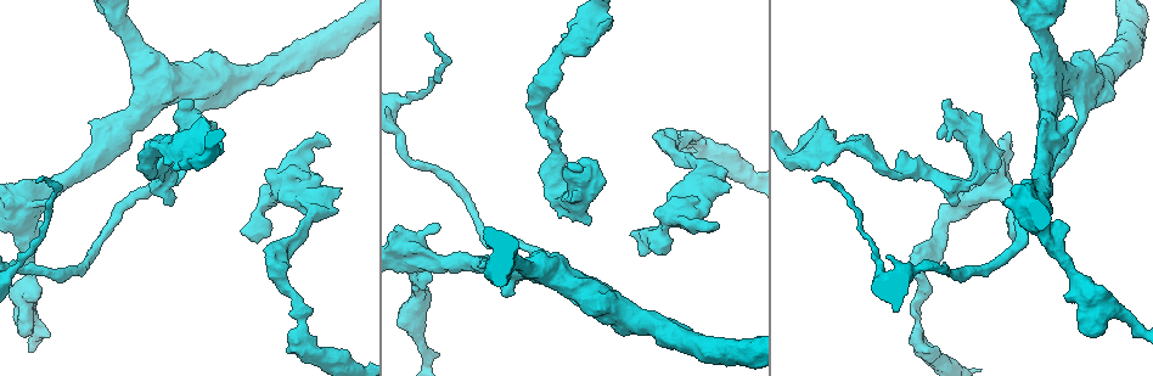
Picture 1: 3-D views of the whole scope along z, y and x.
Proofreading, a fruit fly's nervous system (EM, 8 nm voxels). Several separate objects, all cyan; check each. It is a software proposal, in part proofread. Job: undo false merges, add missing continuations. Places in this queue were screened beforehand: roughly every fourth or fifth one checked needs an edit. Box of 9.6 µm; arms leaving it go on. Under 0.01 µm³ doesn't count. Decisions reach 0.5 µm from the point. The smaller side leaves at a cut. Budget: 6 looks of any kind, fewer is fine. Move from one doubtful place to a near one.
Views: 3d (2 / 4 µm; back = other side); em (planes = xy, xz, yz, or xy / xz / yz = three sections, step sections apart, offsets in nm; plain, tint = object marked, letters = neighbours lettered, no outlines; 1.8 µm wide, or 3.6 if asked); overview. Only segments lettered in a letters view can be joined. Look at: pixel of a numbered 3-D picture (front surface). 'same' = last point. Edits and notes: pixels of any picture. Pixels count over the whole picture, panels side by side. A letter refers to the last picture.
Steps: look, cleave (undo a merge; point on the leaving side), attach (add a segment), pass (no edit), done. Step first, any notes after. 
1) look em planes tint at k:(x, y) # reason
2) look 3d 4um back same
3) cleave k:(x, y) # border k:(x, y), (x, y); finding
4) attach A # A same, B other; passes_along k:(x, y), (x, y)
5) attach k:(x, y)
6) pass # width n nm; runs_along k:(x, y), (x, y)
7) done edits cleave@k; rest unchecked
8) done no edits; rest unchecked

look 3d 4um at 1:(570, 163) # free end

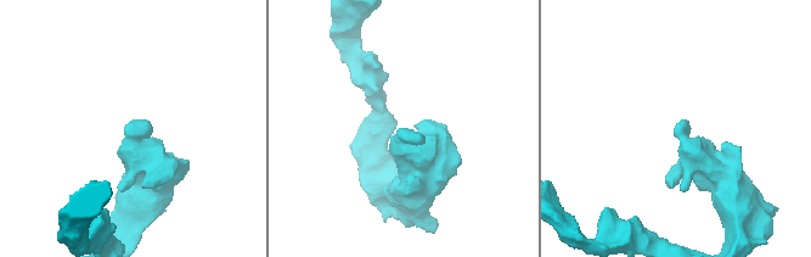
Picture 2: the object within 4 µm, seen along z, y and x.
look em planes letters at 2:(676, 128)

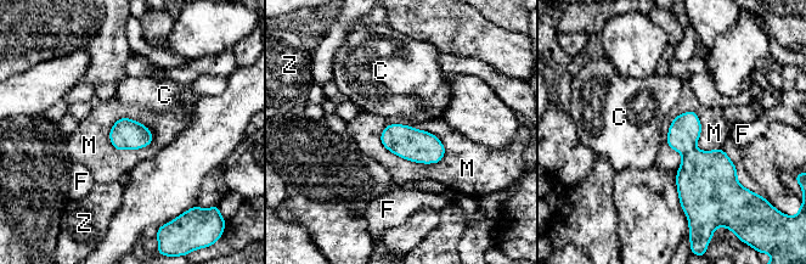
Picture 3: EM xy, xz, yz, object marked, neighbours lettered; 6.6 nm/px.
pass # C other, F other, M other, Z other; border 3:(381, 132), (407, 159), (445, 153); no lettered segment goes on from it

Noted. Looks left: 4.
look em planes letters at 1:(1000, 152) # thick end

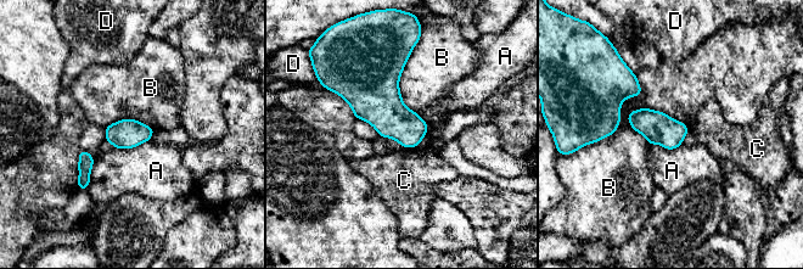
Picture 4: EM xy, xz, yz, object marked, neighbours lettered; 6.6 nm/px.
pass # A other, B other, C other, D other; border 4:(627, 116), (652, 108), (689, 129); no lettered segment goes on from it

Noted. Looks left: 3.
look em xy step 4 letters at 1:(329, 145) # branch stops here

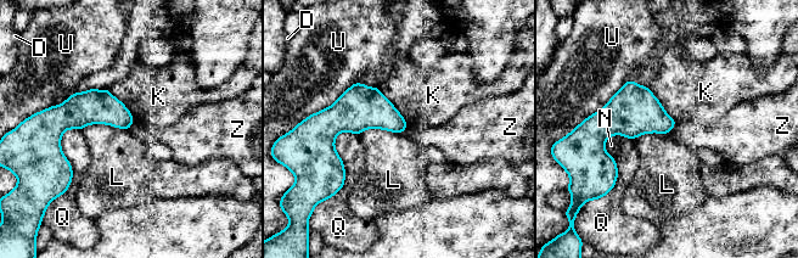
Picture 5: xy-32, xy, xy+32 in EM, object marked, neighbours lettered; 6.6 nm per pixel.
look em planes letters same # another direction

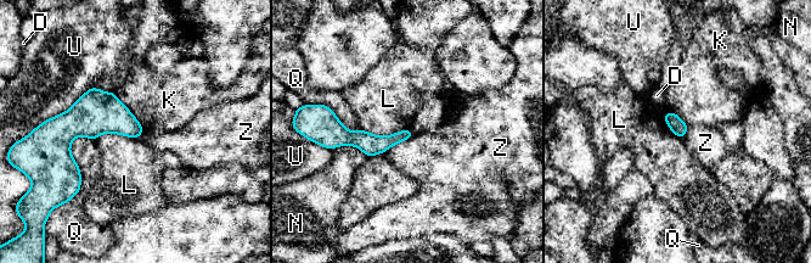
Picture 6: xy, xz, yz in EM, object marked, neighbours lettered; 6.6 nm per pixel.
pass # D other, K other, L other, N other, Q other, U other, Z other; none of them fits

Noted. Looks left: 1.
done no edits; rest unchecked

